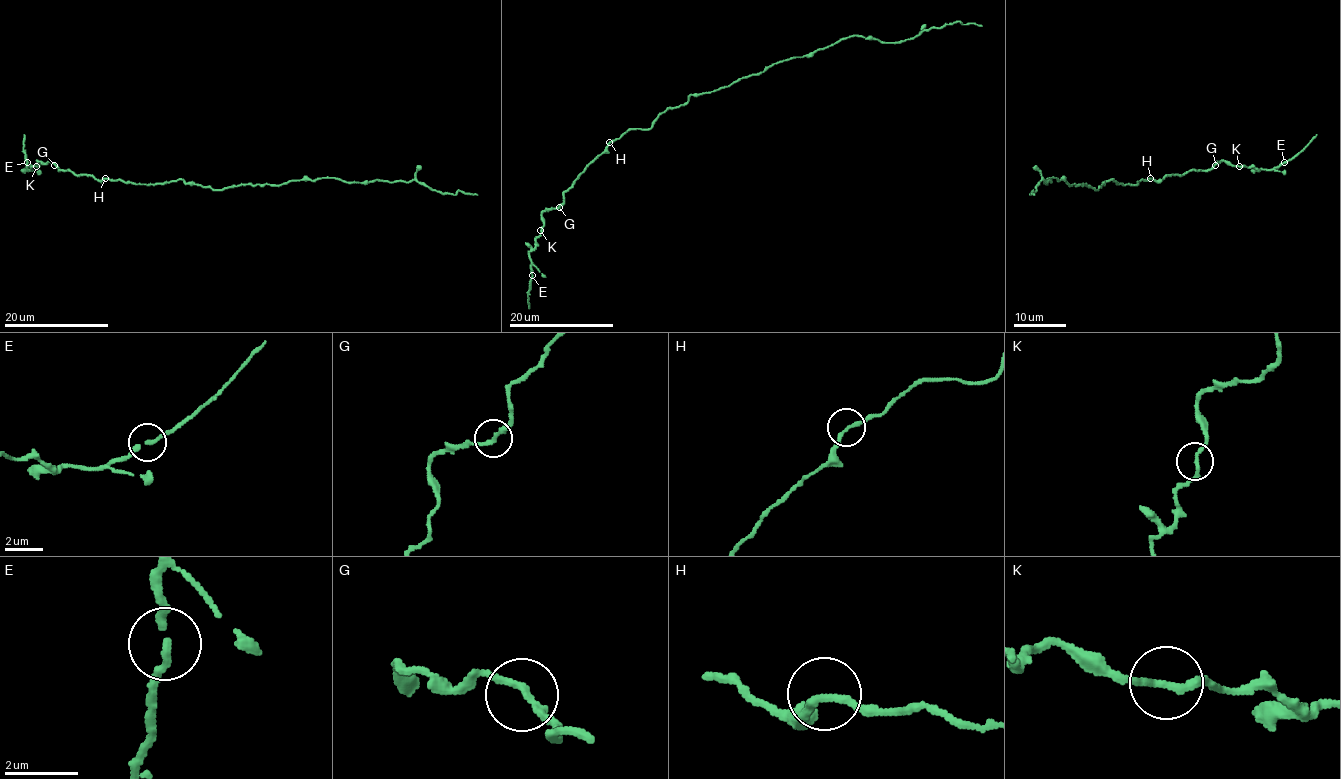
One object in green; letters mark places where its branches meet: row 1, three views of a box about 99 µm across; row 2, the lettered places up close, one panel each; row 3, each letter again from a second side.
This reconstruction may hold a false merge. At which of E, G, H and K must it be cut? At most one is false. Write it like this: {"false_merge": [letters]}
{"false_merge": []}

